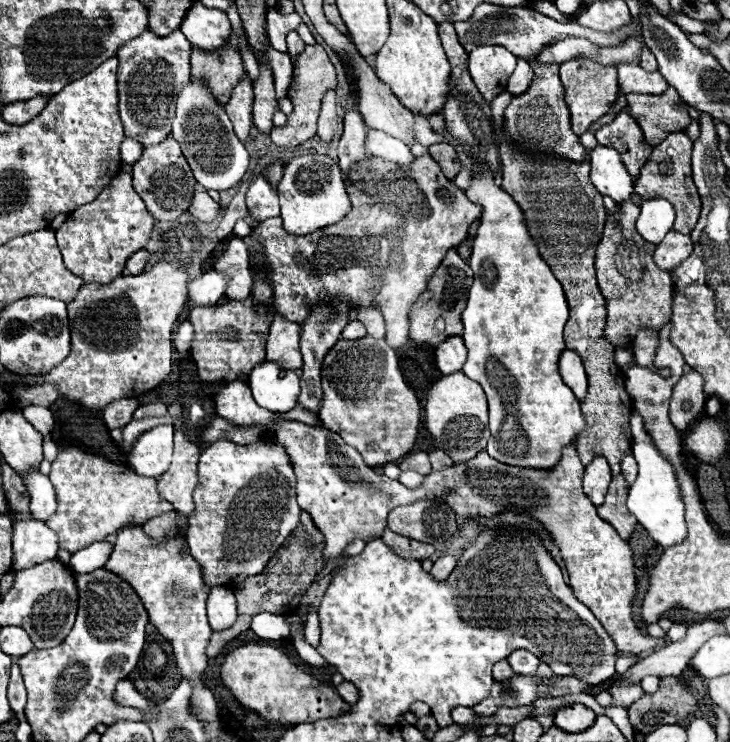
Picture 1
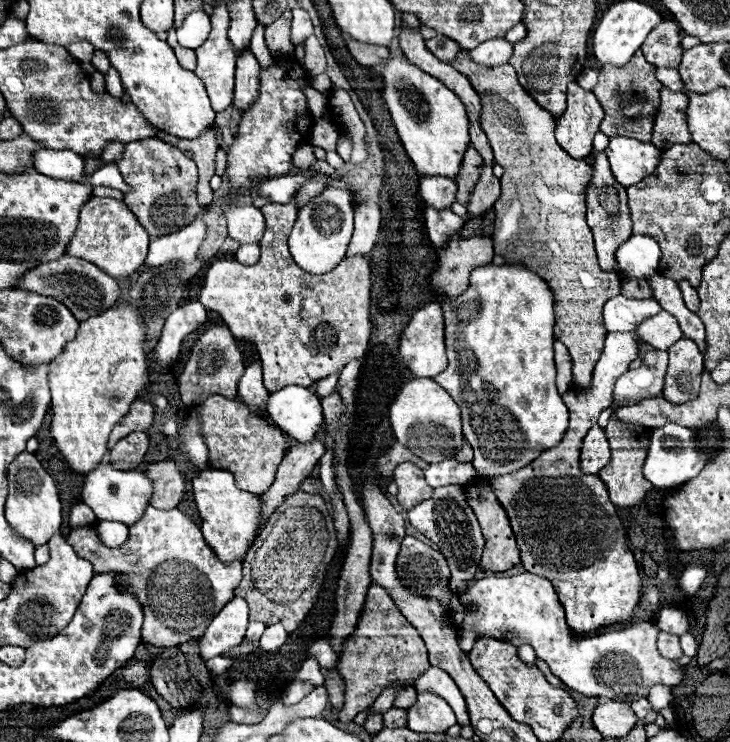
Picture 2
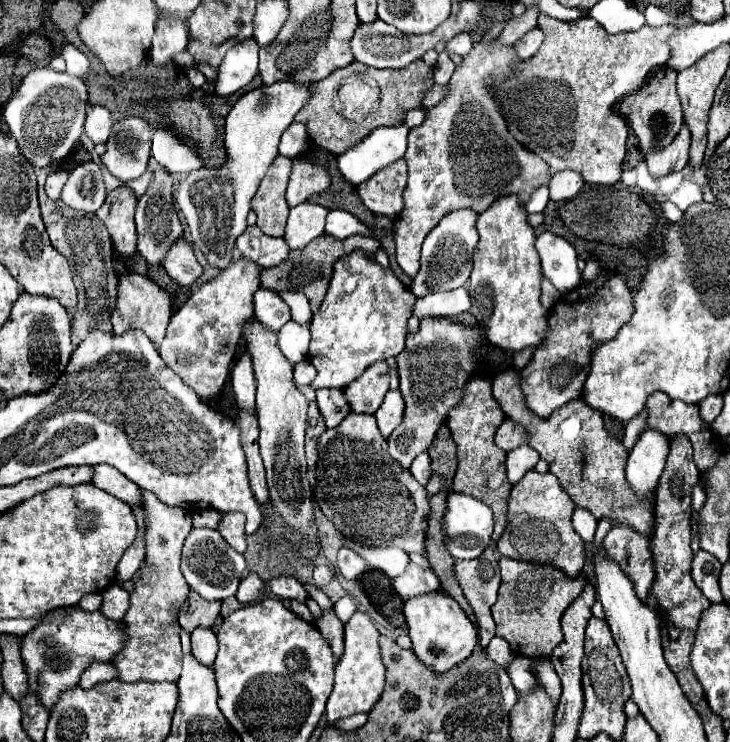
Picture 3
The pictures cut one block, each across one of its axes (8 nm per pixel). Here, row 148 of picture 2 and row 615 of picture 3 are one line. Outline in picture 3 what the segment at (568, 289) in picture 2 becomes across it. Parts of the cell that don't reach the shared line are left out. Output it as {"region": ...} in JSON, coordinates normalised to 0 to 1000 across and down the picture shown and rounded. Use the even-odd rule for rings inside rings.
{"region":[[[690,749],[685,752],[685,768],[688,790],[682,795],[682,811],[674,817],[679,857],[690,860],[707,884],[753,887],[756,876],[773,860],[767,833],[773,822],[797,801],[803,790],[803,776],[795,774],[789,779],[781,779],[770,768],[762,768],[759,763],[737,763],[729,757],[701,755]],[[748,784],[751,792],[745,790]]]}

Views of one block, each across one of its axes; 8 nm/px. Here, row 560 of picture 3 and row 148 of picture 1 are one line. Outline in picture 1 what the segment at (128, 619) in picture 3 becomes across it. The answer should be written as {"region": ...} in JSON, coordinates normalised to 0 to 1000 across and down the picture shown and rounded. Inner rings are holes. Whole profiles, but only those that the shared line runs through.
{"region":[[[230,186],[222,194],[195,202],[195,210],[181,229],[181,251],[189,264],[200,272],[200,280],[208,286],[214,299],[236,299],[255,288],[268,256],[263,229],[255,213],[249,210],[247,194],[238,186]]]}

